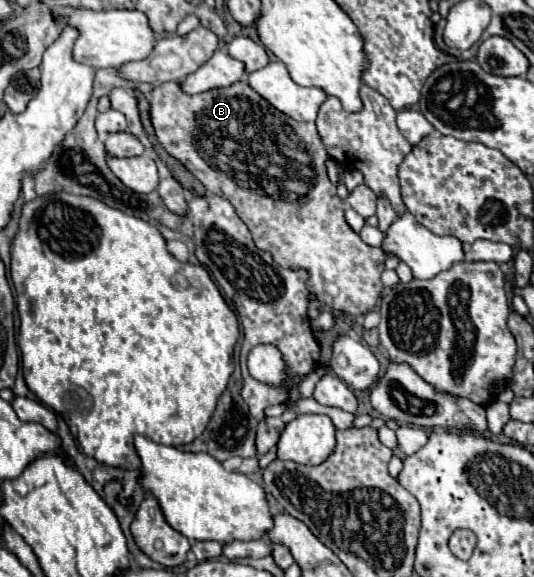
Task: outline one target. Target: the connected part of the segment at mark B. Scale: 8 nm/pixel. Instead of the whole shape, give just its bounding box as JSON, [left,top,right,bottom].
[151,81,387,317]

